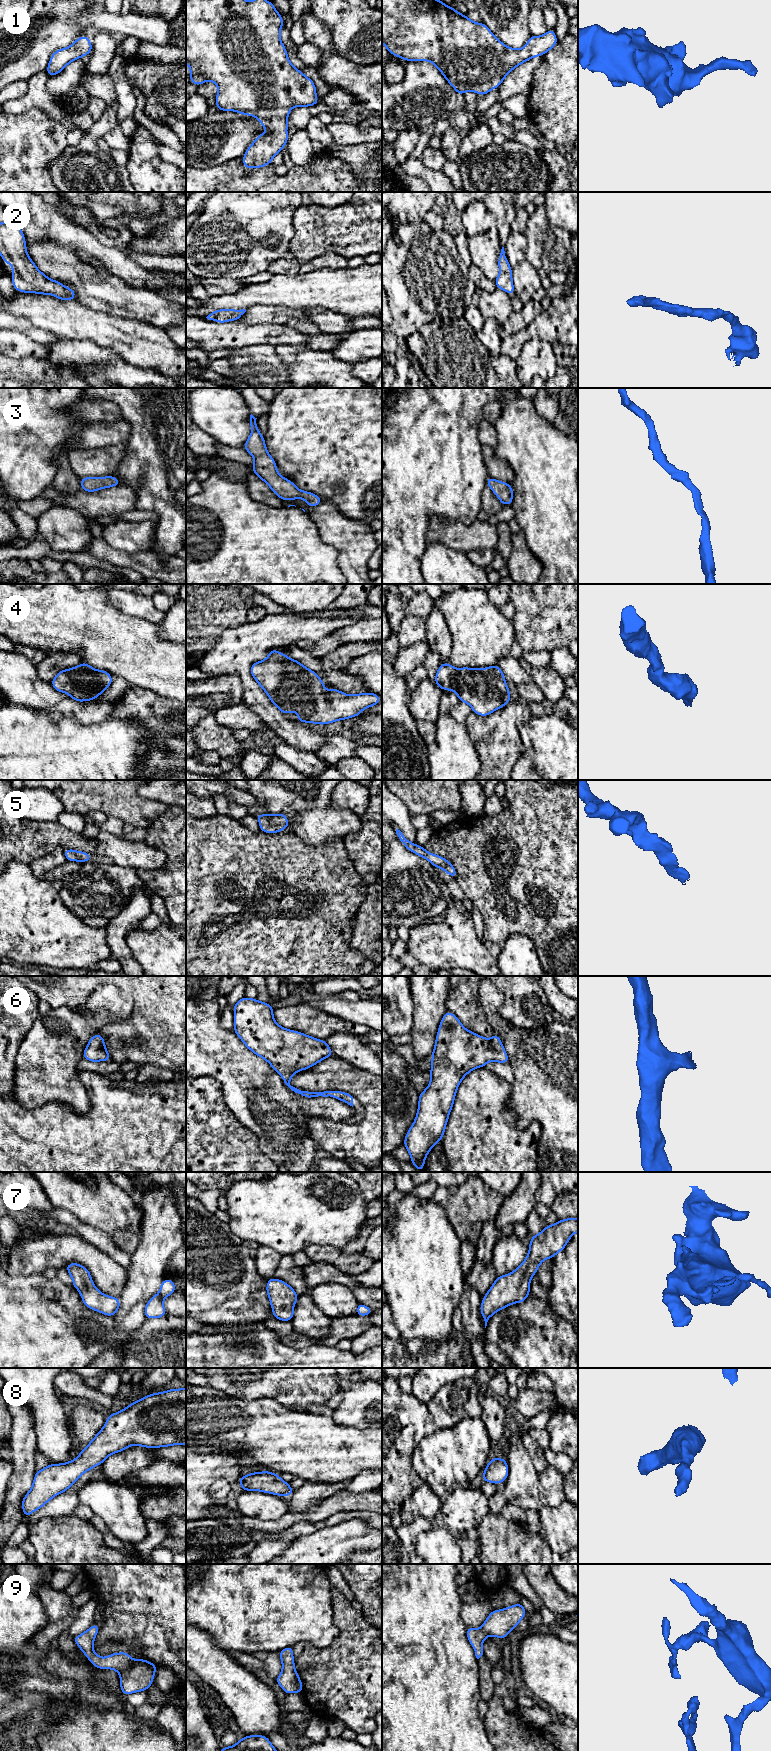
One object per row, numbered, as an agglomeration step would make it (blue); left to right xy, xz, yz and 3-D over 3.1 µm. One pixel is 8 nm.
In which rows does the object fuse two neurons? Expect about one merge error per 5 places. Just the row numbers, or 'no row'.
no row

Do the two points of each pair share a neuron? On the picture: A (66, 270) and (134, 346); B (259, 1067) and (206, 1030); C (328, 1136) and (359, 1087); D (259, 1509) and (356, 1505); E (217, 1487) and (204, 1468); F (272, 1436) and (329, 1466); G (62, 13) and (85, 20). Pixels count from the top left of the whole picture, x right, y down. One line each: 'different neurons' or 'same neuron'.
A: different neurons
B: same neuron
C: same neuron
D: different neurons
E: different neurons
F: same neuron
G: different neurons

